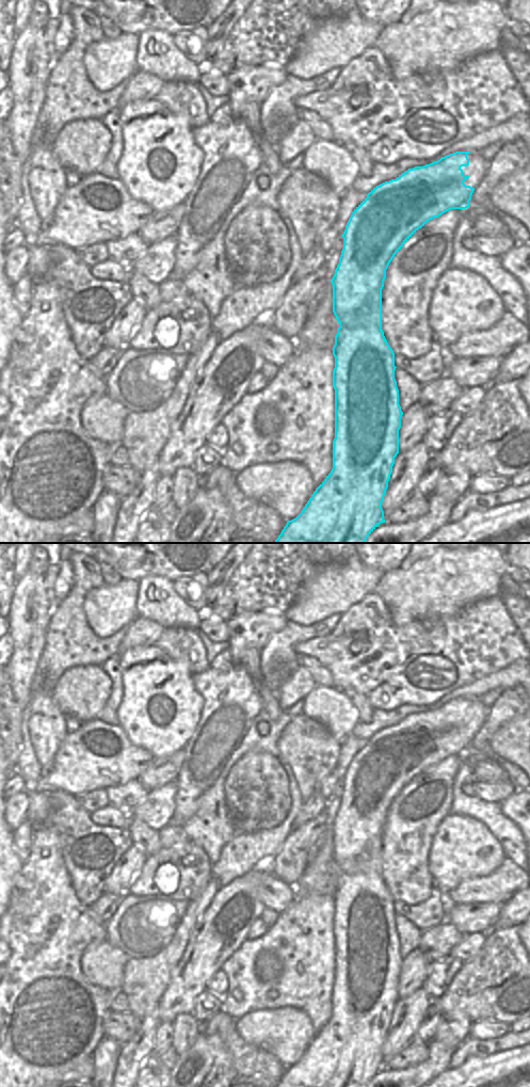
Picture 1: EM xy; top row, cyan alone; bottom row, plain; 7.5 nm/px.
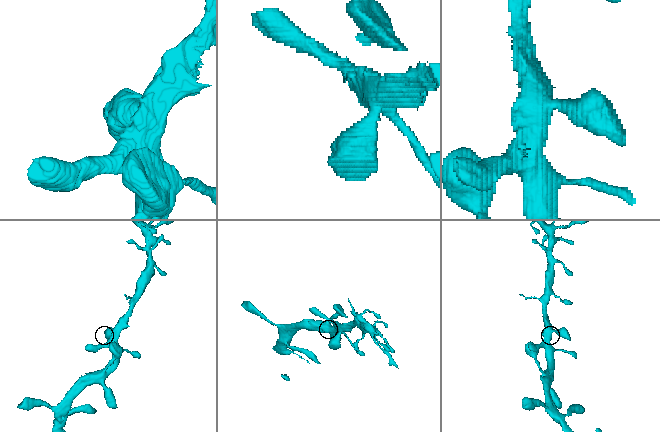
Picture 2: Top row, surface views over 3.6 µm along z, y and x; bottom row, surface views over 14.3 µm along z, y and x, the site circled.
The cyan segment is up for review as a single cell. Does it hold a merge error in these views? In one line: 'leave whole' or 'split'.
leave whole

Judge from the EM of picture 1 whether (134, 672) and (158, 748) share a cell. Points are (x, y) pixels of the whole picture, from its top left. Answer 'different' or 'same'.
same

